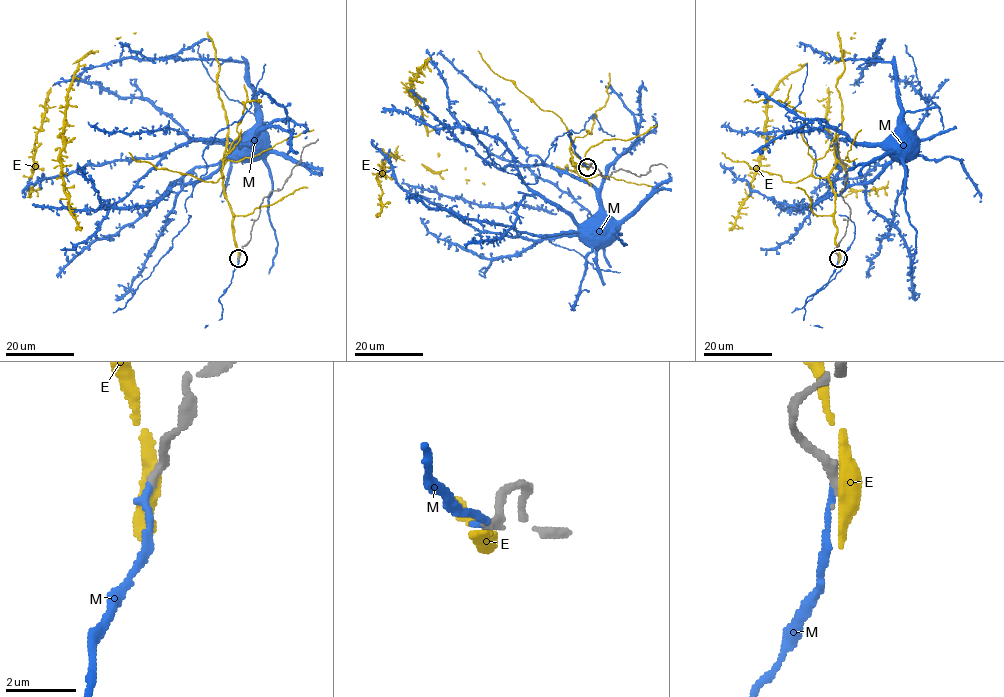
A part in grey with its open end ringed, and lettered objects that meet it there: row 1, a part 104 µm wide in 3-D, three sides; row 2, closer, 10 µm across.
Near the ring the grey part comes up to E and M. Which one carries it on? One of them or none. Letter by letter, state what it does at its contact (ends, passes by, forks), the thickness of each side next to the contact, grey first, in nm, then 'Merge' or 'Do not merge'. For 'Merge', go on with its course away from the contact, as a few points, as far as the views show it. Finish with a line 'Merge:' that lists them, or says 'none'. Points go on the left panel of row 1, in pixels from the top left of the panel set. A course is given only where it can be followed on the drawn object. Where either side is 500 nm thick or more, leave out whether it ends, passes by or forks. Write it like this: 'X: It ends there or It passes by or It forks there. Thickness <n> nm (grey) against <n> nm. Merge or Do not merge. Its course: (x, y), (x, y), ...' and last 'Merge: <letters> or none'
E: It passes by. Thickness 280 nm (grey) against 460 nm. Do not merge
M: It ends there. Thickness 260 nm (grey) against 190 nm. Merge
Merge: M

